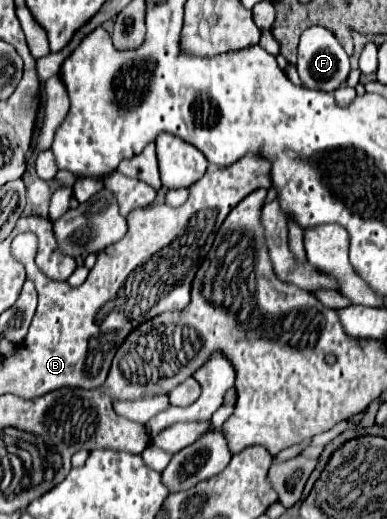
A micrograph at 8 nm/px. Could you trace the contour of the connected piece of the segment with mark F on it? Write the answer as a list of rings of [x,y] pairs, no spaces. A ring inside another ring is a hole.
[[[311,27],[311,29],[303,31],[301,41],[299,41],[297,71],[299,71],[303,87],[333,93],[335,89],[339,89],[347,81],[347,75],[351,71],[349,69],[349,55],[345,53],[345,49],[341,47],[341,43],[335,39],[335,35],[331,31],[327,31],[325,27]]]

